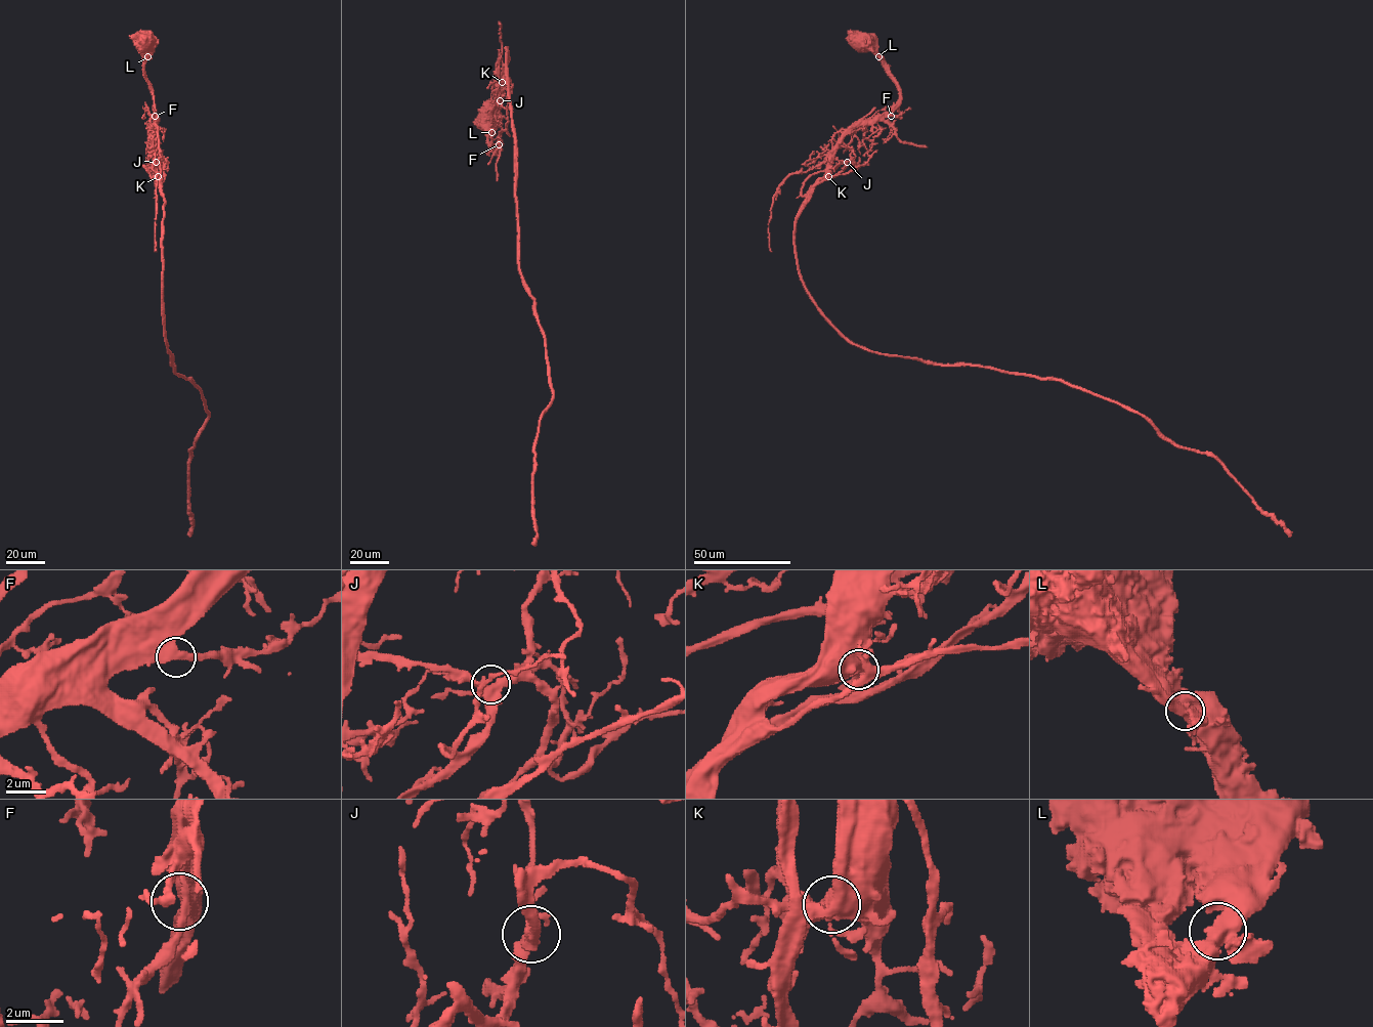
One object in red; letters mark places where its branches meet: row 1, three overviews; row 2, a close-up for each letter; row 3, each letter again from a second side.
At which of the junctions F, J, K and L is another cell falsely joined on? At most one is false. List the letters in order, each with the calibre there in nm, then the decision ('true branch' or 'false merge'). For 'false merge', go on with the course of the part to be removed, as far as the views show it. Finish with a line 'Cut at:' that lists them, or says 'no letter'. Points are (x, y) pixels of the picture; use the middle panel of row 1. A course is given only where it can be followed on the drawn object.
F: 340 nm | true branch
J: 360 nm | true branch
K: 600 nm | true branch
L: 600 nm | true branch
Cut at: no letter

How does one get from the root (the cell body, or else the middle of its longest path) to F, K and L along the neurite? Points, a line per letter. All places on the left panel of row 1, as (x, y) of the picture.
F: (146, 40), (148, 46), (144, 77), (152, 86), (155, 116)
K: (146, 40), (148, 46), (144, 77), (152, 86), (158, 116), (158, 176)
L: (146, 40), (147, 57)

